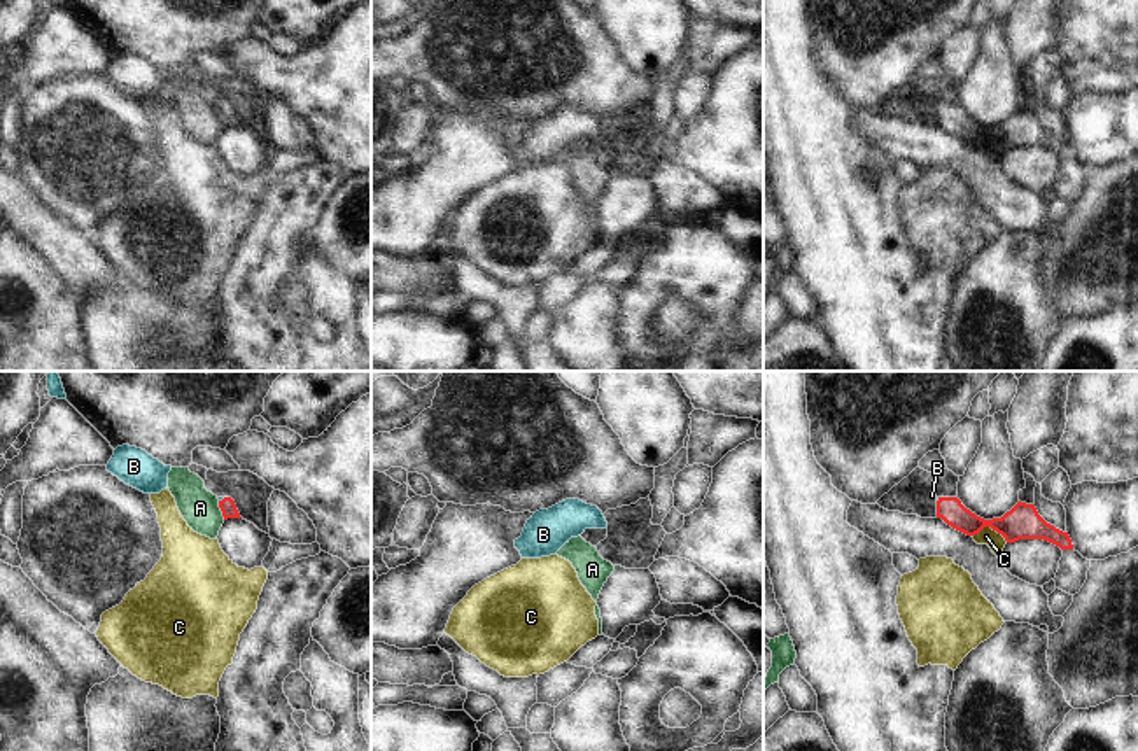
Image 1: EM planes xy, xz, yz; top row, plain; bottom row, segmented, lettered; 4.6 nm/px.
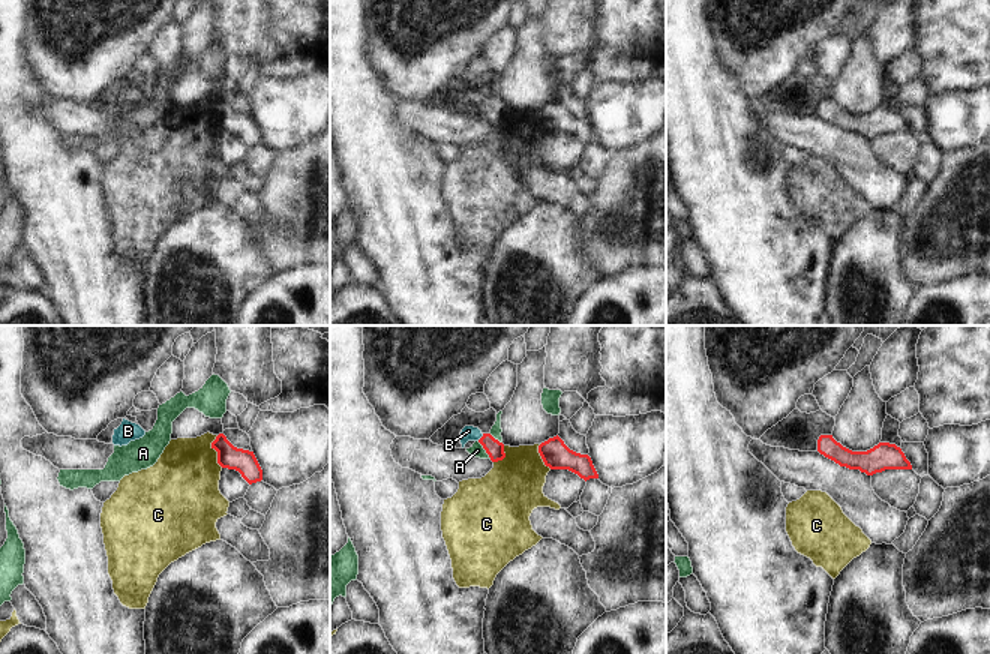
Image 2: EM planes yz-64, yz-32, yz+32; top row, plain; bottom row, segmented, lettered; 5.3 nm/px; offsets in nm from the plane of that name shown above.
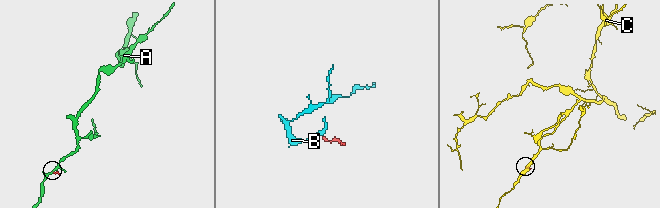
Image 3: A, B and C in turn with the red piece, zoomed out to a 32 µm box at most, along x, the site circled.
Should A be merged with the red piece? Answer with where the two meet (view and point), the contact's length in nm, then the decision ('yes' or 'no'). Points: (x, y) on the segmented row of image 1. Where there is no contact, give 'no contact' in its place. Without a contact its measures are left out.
meets red in xy at (221, 510); contact 90 nm long; no

